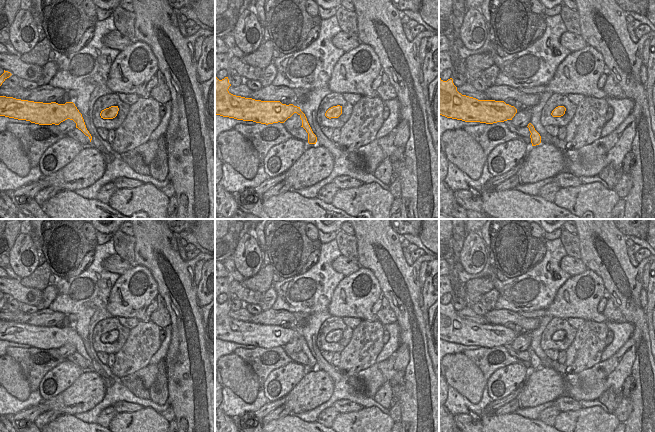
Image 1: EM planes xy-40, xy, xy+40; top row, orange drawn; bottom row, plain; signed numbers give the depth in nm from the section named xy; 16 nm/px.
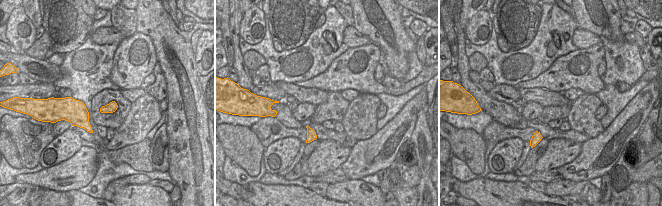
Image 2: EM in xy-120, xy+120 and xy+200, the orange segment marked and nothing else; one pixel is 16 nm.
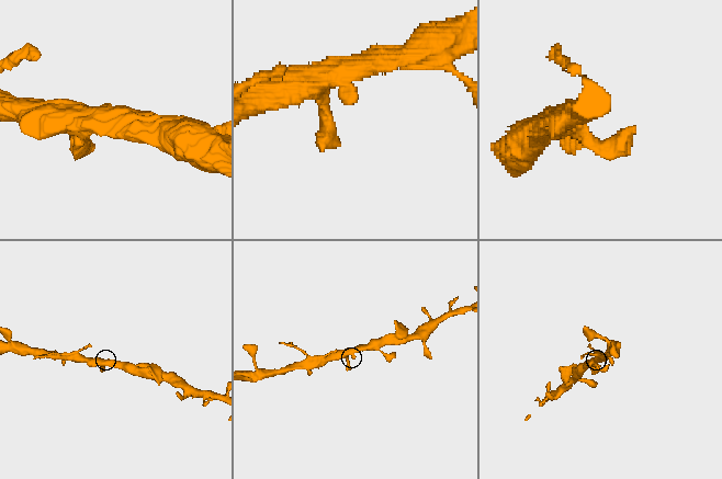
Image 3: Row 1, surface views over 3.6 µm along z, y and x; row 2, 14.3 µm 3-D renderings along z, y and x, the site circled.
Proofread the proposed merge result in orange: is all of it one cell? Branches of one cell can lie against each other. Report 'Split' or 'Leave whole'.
Leave whole.

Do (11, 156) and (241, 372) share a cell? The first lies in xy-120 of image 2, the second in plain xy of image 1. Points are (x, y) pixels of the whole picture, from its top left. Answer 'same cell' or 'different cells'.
same cell

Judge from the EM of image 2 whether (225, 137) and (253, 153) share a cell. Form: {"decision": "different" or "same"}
{"decision": "same"}

